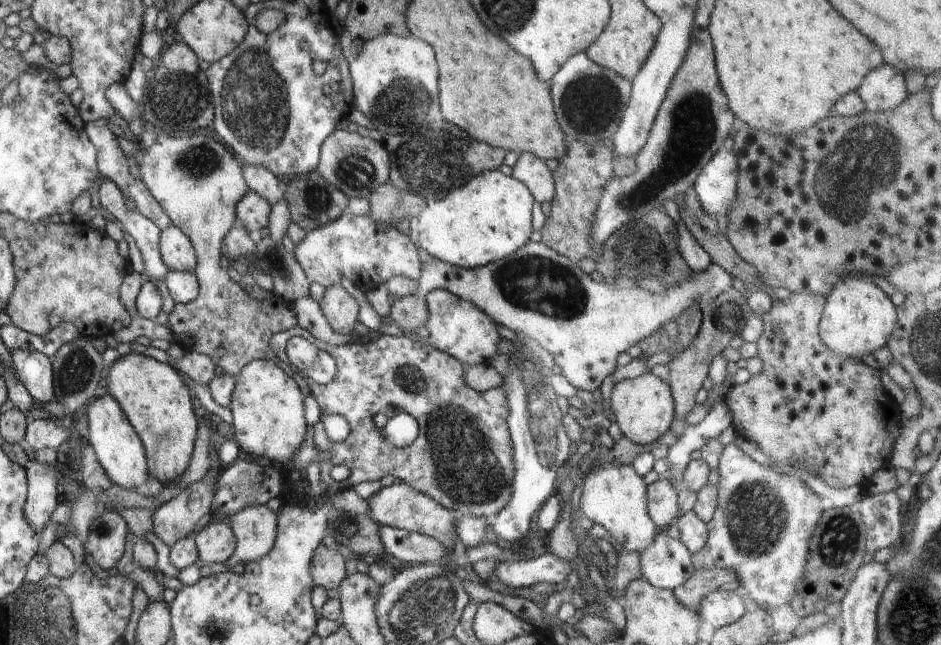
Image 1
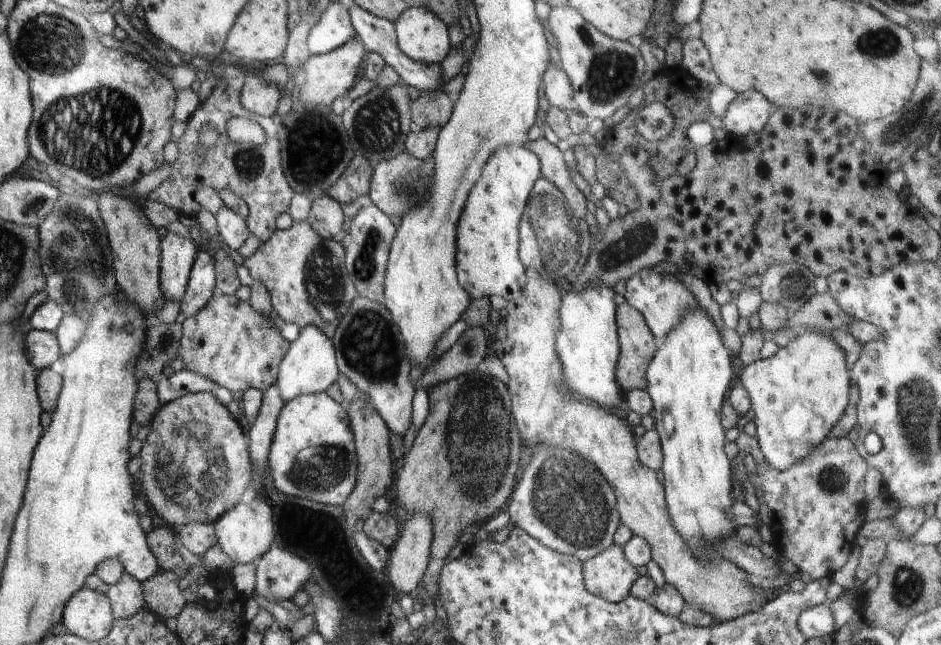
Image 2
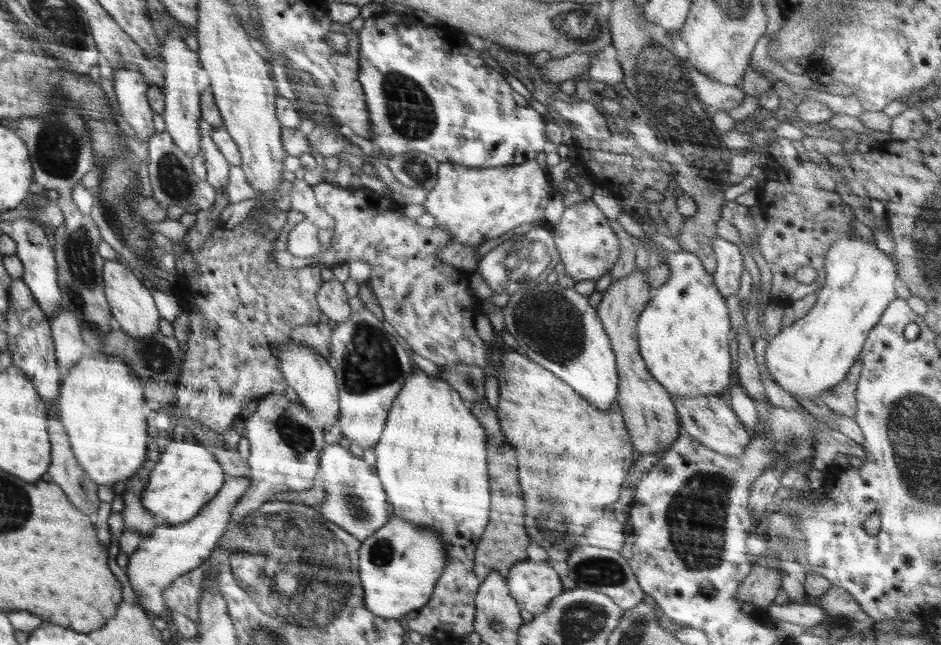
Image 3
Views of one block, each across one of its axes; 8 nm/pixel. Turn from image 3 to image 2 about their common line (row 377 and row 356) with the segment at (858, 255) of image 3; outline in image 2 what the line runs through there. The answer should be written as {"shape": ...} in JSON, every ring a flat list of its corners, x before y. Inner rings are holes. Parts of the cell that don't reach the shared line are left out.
{"shape":[[806,327,799,329,794,340,784,348,779,348,774,356,760,358,746,365,742,370,740,382,749,394,752,412,755,412,754,421,757,428,755,437,759,448,765,461,780,472,788,470,802,458,810,456,810,452,828,438,830,430,842,418,849,405,848,396,852,384,842,348,832,338,824,336,821,331]]}

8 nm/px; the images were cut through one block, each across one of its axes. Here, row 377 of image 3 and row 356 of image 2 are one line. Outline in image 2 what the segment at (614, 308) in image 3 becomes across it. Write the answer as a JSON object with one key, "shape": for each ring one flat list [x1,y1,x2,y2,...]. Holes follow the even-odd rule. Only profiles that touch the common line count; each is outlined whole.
{"shape":[[624,302,616,307,616,326,619,336,620,354,616,367,616,380,622,388,623,393,630,392,634,389,648,388,648,380,646,378,646,366,650,364,650,360,654,358,657,349,652,332,641,312,632,308,630,304]]}

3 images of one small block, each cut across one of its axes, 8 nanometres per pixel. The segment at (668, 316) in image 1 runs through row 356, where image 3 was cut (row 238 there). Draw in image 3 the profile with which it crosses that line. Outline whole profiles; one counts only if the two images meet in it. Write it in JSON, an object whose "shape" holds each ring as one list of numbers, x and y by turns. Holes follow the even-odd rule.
{"shape":[[592,199,565,208,558,224,544,223,543,225,554,238,556,250,558,250,556,257,565,265,565,274,577,282,598,281,601,276,611,270,618,260,621,248,616,233,612,230,612,226,602,210]]}

